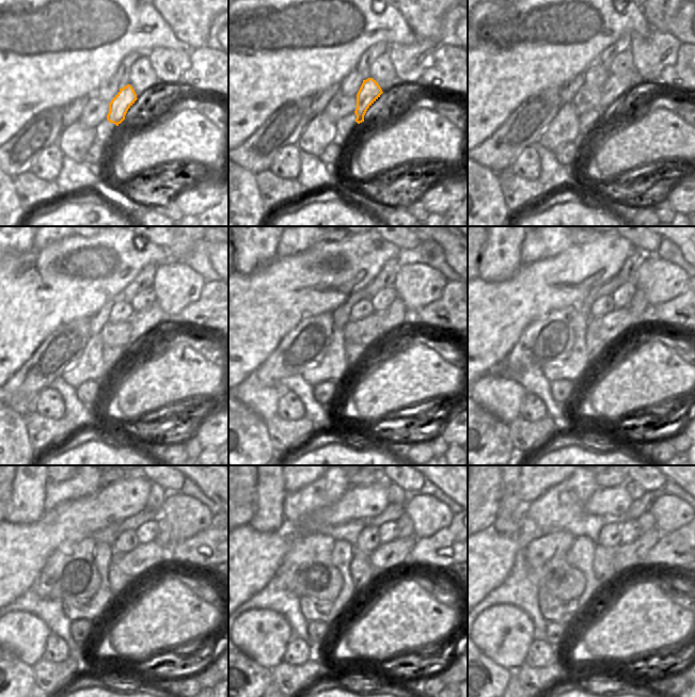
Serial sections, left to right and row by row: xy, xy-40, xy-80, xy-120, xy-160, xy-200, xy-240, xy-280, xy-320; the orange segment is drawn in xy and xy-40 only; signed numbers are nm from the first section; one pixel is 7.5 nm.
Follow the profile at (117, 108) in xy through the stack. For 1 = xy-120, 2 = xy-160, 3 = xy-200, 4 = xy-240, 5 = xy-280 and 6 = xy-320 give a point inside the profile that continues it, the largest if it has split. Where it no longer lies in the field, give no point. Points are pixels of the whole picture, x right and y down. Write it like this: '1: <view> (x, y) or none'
1: xy-120 (144, 321)
2: xy-160 (395, 315)
3: xy-200 (641, 311)
4: xy-240 (164, 538)
5: xy-280 (405, 528)
6: xy-320 (647, 521)

